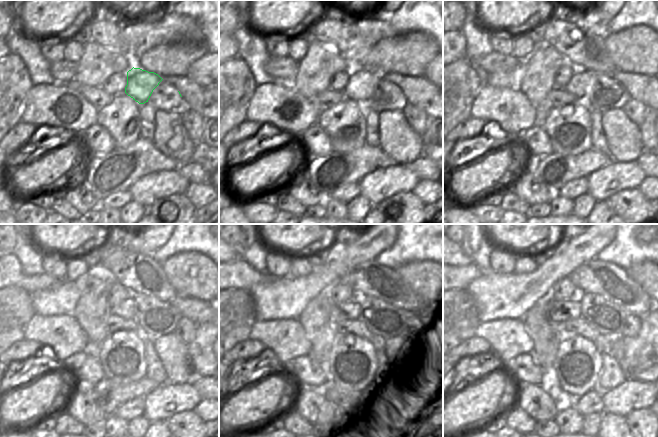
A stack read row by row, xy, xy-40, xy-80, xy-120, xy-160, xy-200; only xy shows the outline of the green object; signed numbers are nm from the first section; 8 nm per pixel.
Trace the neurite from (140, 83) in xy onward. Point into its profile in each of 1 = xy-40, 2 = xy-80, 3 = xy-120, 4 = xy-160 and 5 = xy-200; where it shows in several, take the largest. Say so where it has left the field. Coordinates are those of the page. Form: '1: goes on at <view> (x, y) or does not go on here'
1: goes on at xy-40 (362, 82)
2: goes on at xy-80 (579, 86)
3: goes on at xy-120 (127, 309)
4: goes on at xy-160 (350, 310)
5: goes on at xy-200 (561, 311)

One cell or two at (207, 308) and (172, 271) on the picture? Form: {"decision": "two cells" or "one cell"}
{"decision": "one cell"}

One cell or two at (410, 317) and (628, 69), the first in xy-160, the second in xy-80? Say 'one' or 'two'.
two

